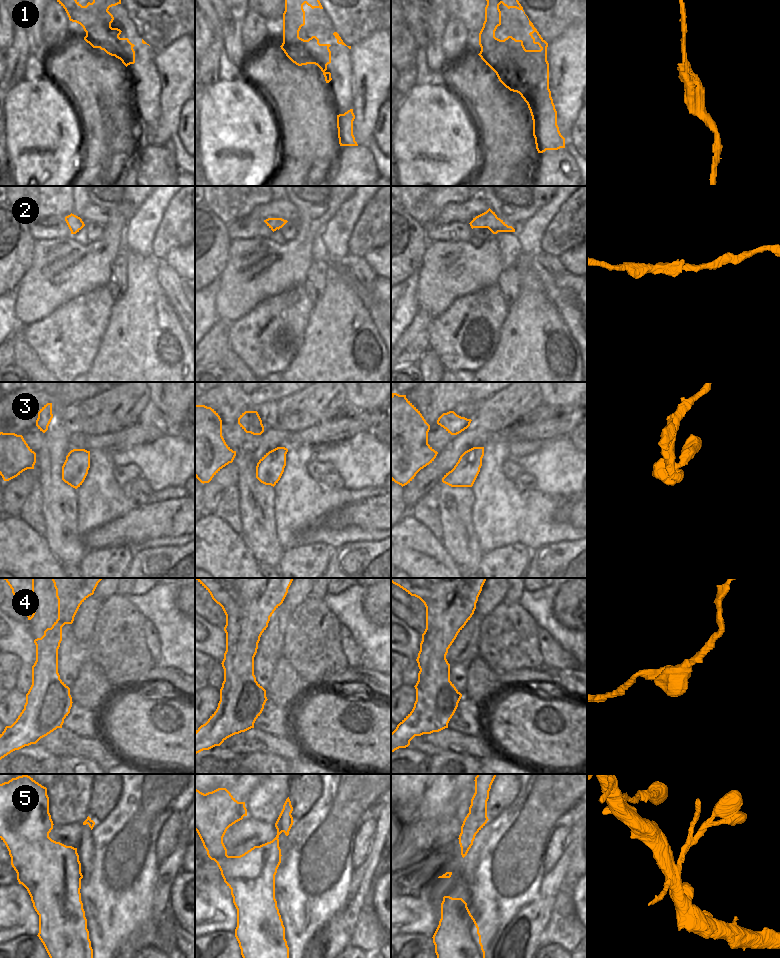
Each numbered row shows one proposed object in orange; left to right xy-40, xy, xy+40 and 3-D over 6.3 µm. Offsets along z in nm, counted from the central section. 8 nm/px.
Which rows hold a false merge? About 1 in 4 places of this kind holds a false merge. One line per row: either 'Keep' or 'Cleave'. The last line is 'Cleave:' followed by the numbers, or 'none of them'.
1: Keep
2: Keep
3: Keep
4: Keep
5: Cleave
Cleave: 5.

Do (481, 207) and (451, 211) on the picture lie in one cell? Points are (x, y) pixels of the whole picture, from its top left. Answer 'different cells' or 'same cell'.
same cell

